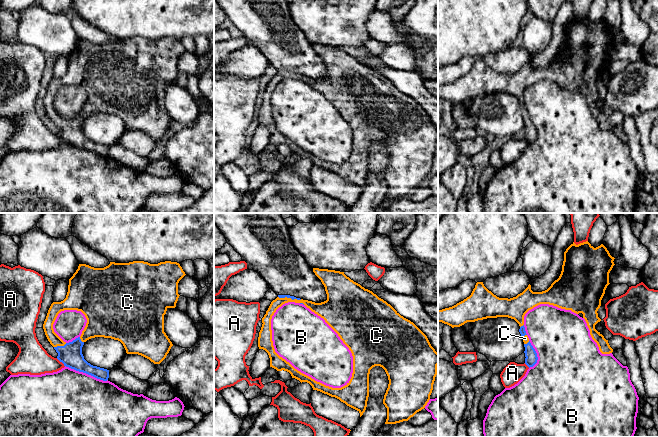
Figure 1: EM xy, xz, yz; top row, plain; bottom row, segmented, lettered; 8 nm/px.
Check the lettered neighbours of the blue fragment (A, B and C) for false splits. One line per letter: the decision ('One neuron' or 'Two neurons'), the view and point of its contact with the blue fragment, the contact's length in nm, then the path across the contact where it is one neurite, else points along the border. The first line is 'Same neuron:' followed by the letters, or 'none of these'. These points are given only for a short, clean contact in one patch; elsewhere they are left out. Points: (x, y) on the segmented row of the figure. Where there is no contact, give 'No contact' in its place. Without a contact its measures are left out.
Same neuron: C
A: Two neurons. Touches blue at xy (61, 361). Shared border 100 nm
B: Two neurons. Touches blue at xy (86, 373). Shared border 360 nm
C: One neuron. Touches blue at xy (60, 346). Shared border 110 nm

